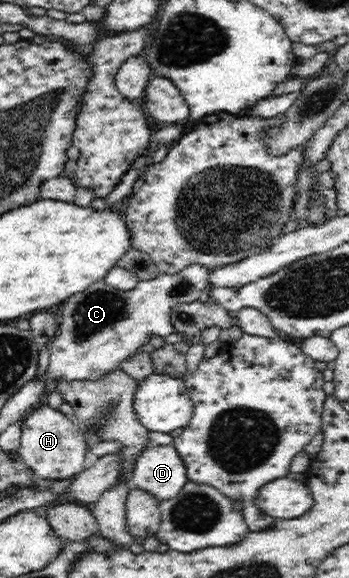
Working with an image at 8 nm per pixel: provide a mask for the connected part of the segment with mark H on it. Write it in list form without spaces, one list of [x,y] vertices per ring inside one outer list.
[[[45,405],[23,420],[17,453],[35,475],[43,479],[62,479],[74,477],[83,471],[85,455],[89,449],[86,431],[76,425],[74,418]]]

